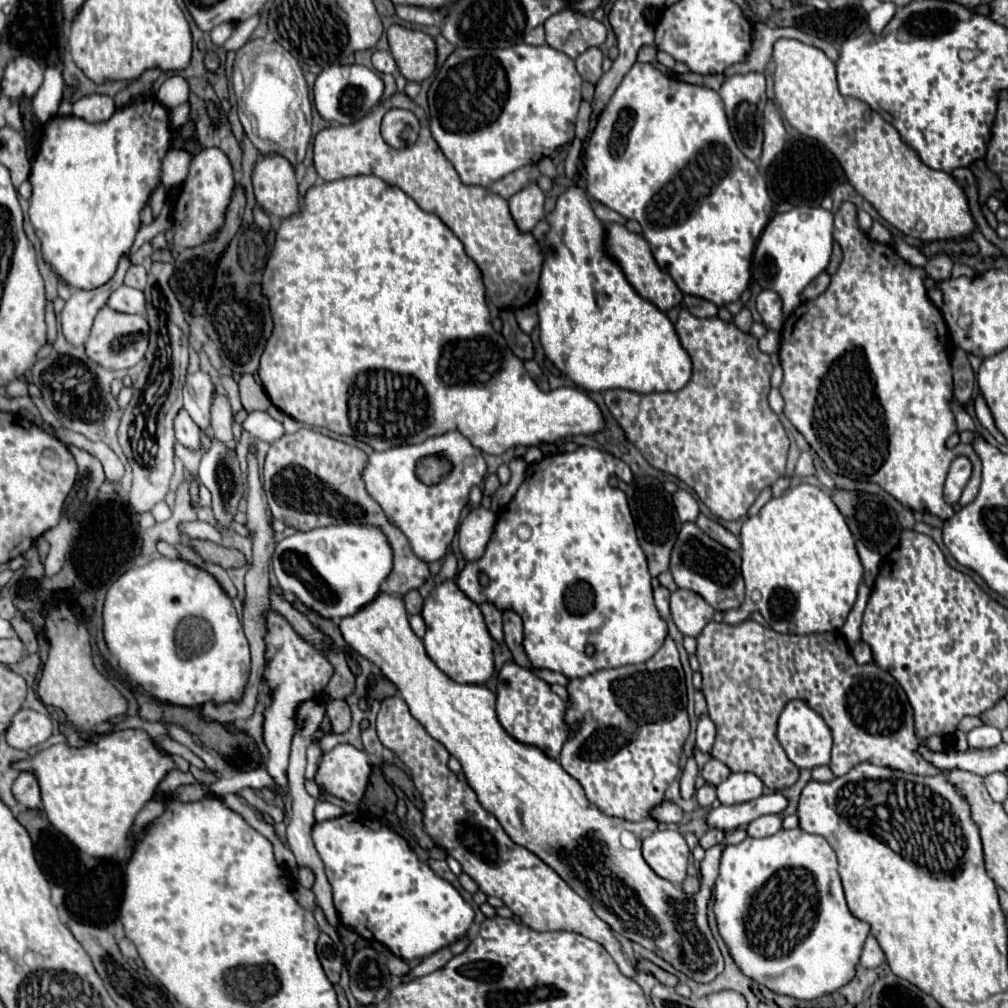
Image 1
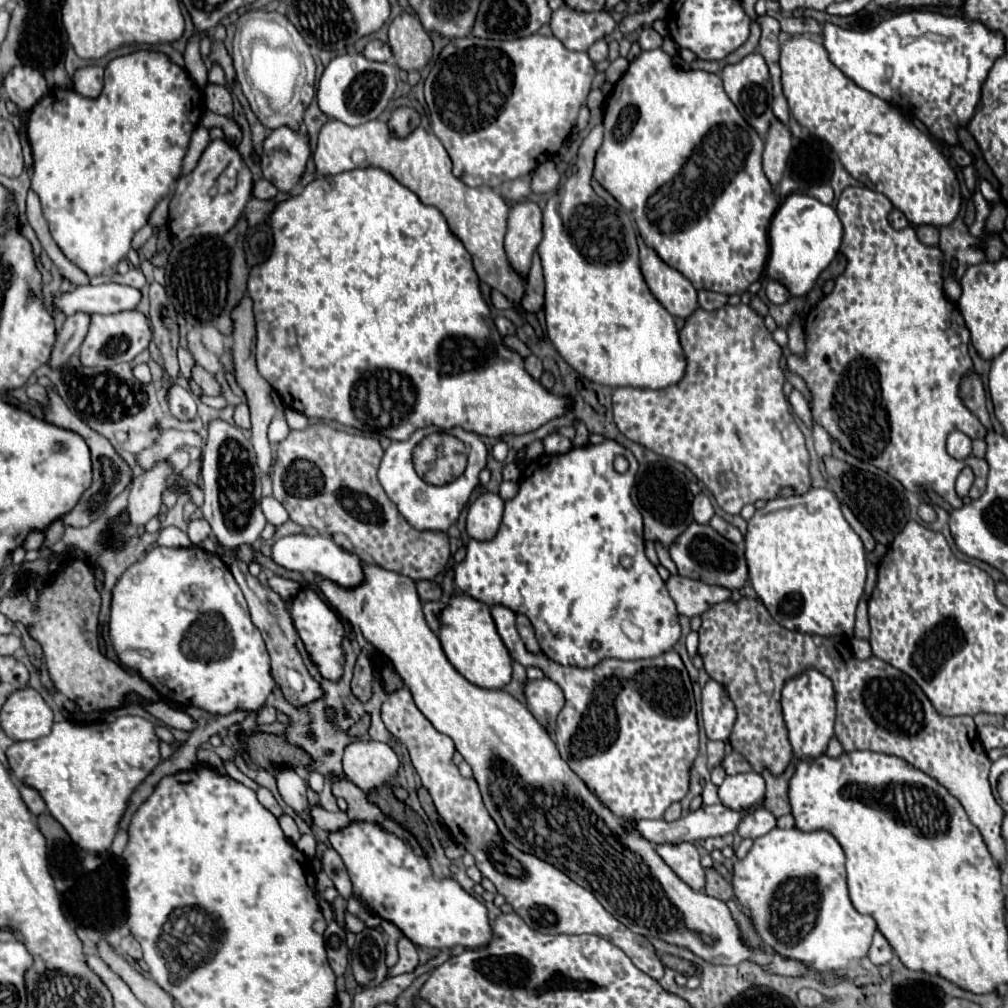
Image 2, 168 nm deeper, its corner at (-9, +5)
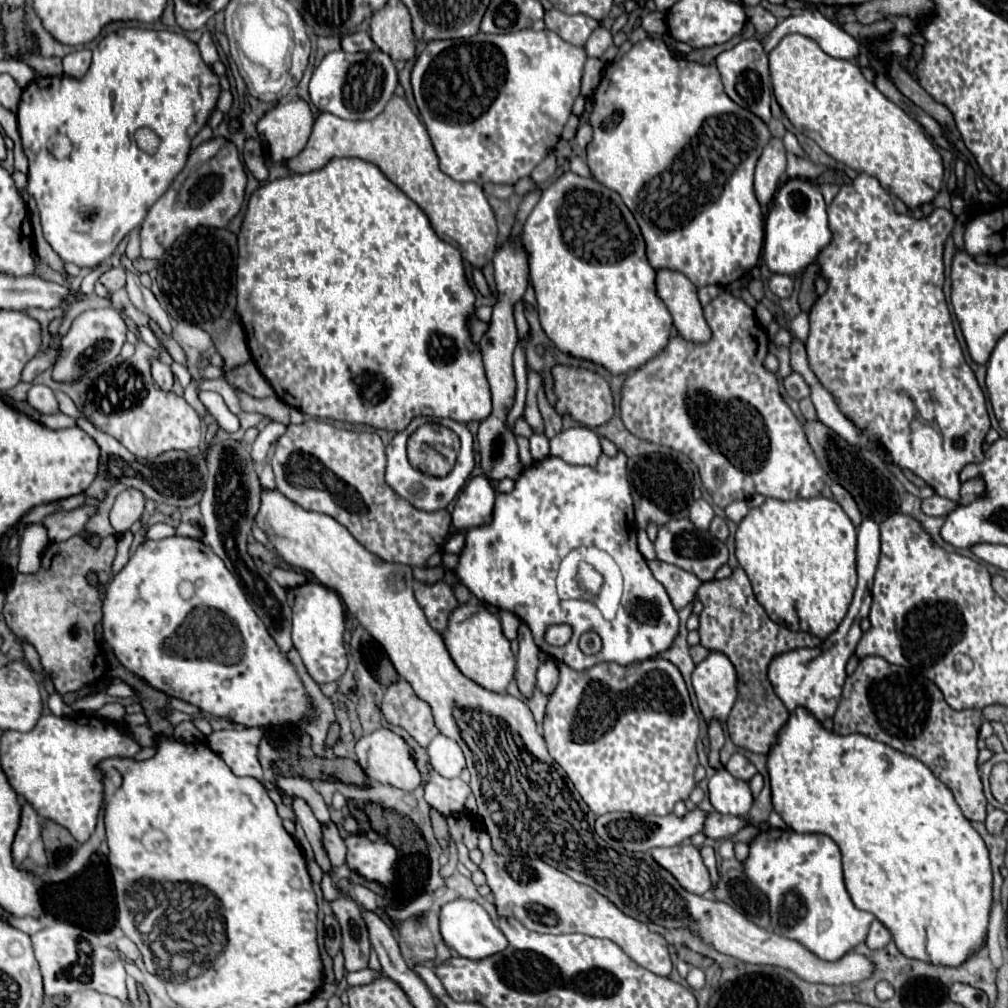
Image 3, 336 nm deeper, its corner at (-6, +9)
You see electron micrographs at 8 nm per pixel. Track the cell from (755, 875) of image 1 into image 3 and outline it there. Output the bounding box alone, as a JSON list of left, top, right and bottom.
[744,829,874,961]

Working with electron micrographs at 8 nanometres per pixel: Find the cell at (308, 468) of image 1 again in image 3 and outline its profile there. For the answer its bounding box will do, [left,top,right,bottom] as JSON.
[272,419,450,567]

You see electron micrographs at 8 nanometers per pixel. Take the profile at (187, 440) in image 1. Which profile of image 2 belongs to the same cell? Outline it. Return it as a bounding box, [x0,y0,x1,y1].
[169,385,197,421]

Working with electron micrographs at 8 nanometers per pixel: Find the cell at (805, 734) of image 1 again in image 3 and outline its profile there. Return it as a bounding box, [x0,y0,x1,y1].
[768,517,878,721]

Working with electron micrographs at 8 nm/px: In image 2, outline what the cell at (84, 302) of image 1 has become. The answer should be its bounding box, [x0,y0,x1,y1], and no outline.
[51,311,91,367]

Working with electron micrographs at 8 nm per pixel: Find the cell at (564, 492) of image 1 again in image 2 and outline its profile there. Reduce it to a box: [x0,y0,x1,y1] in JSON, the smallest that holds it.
[455,439,681,669]

